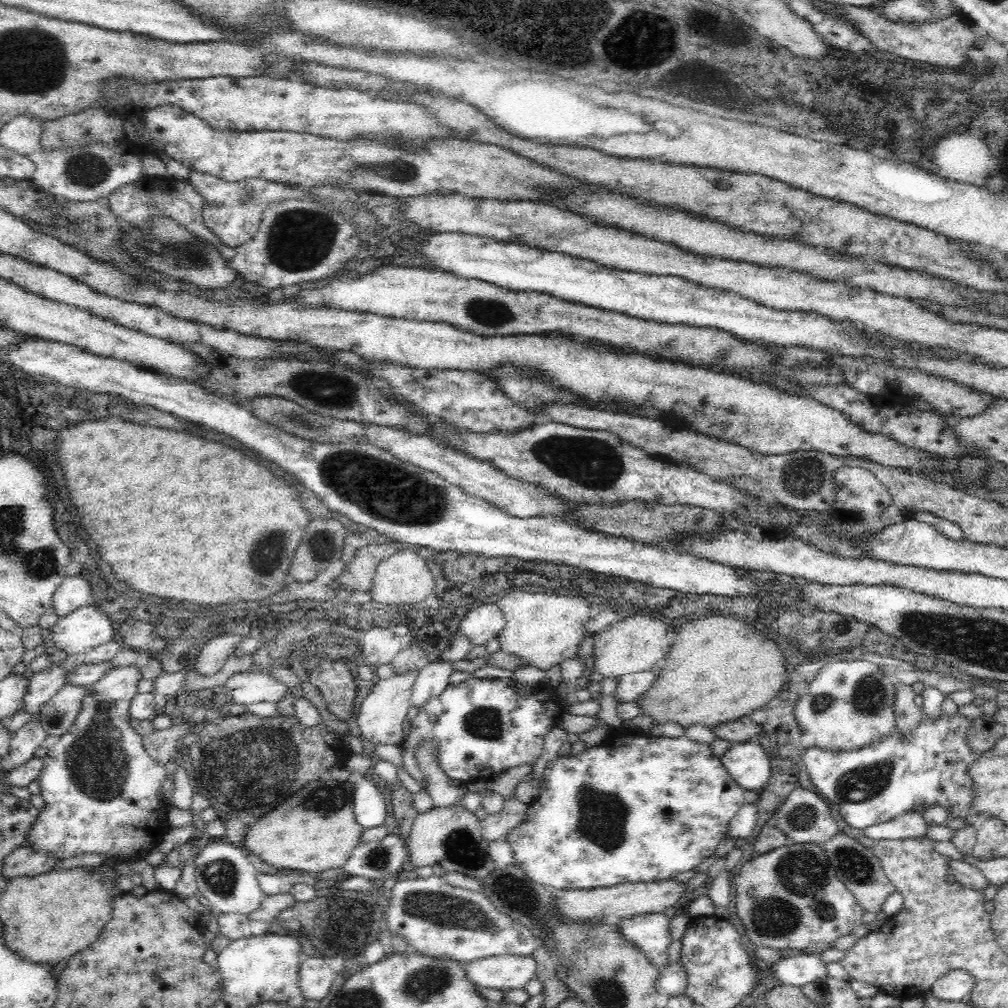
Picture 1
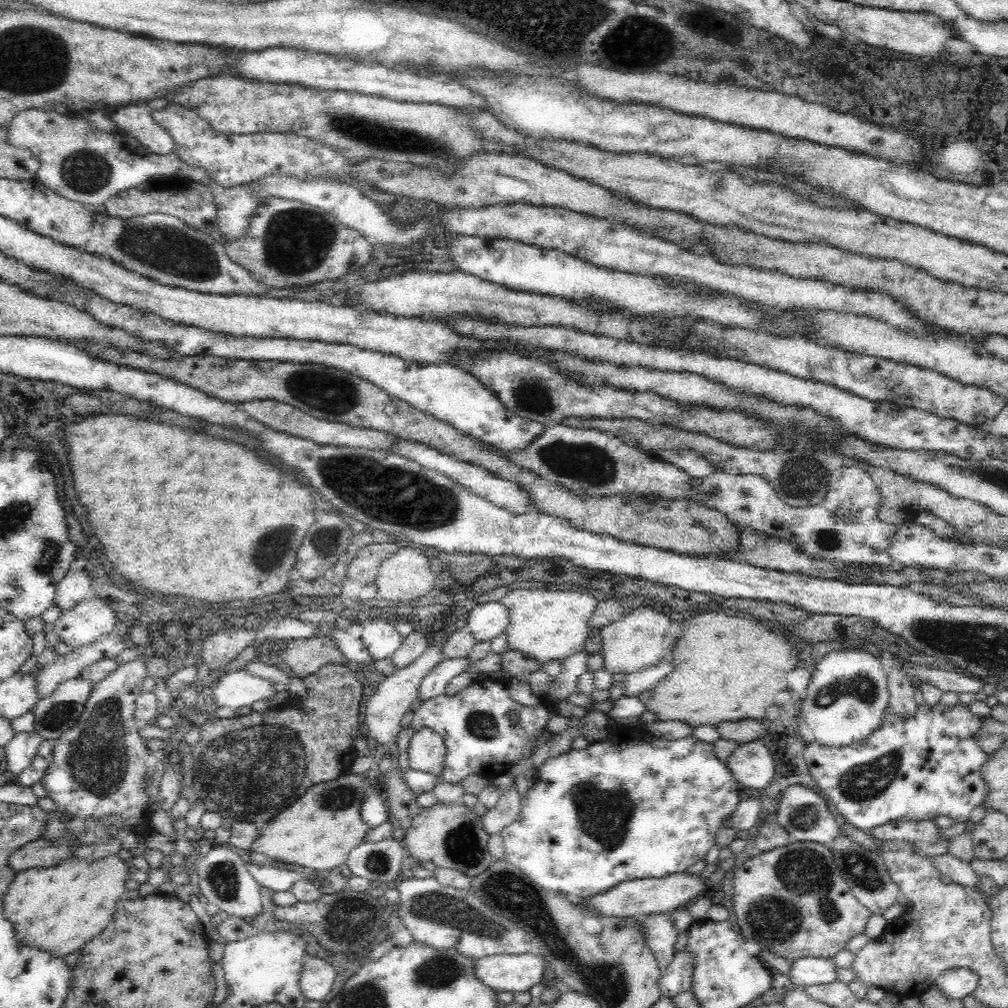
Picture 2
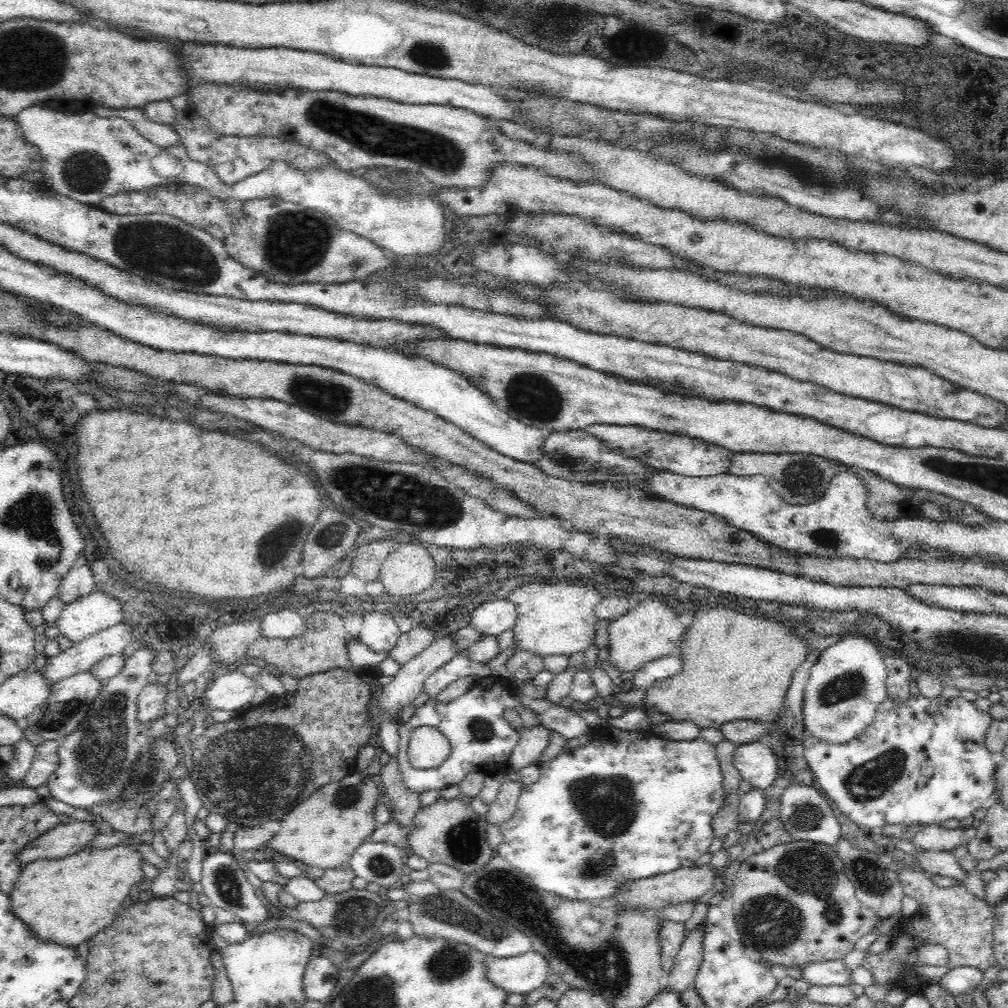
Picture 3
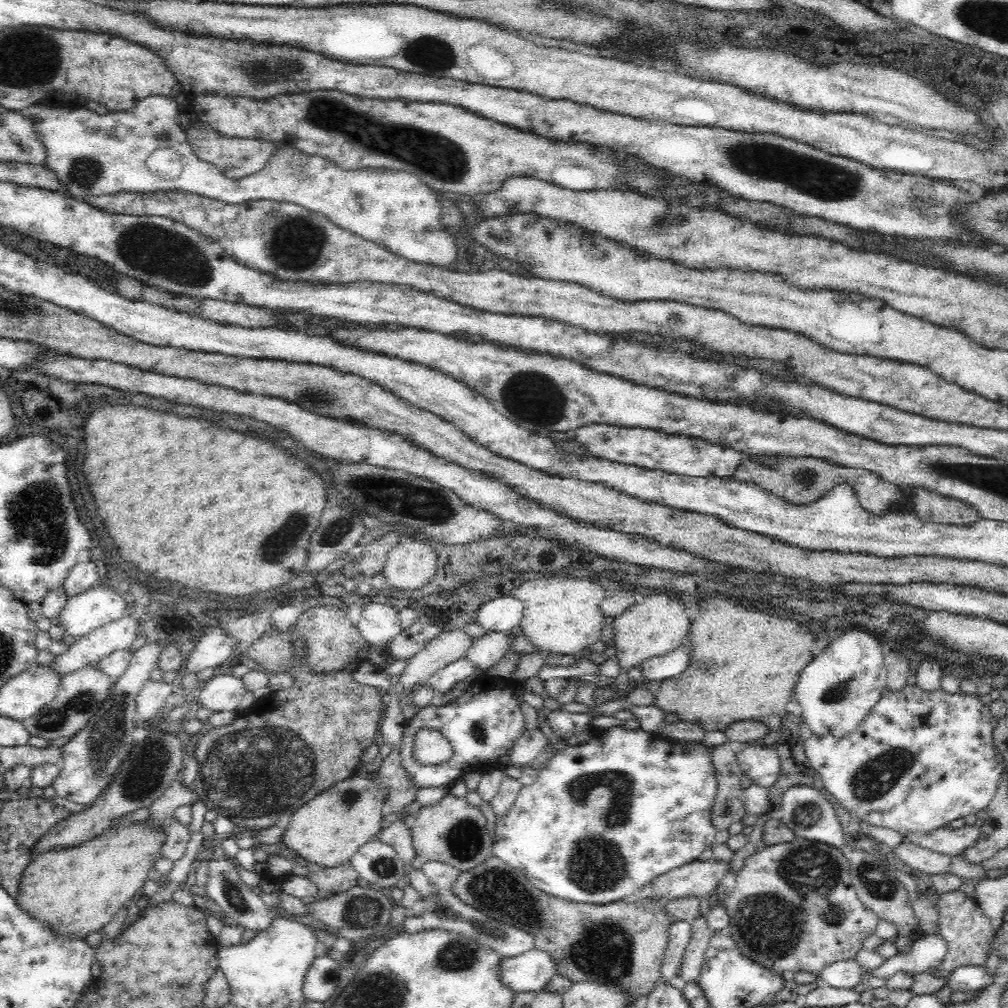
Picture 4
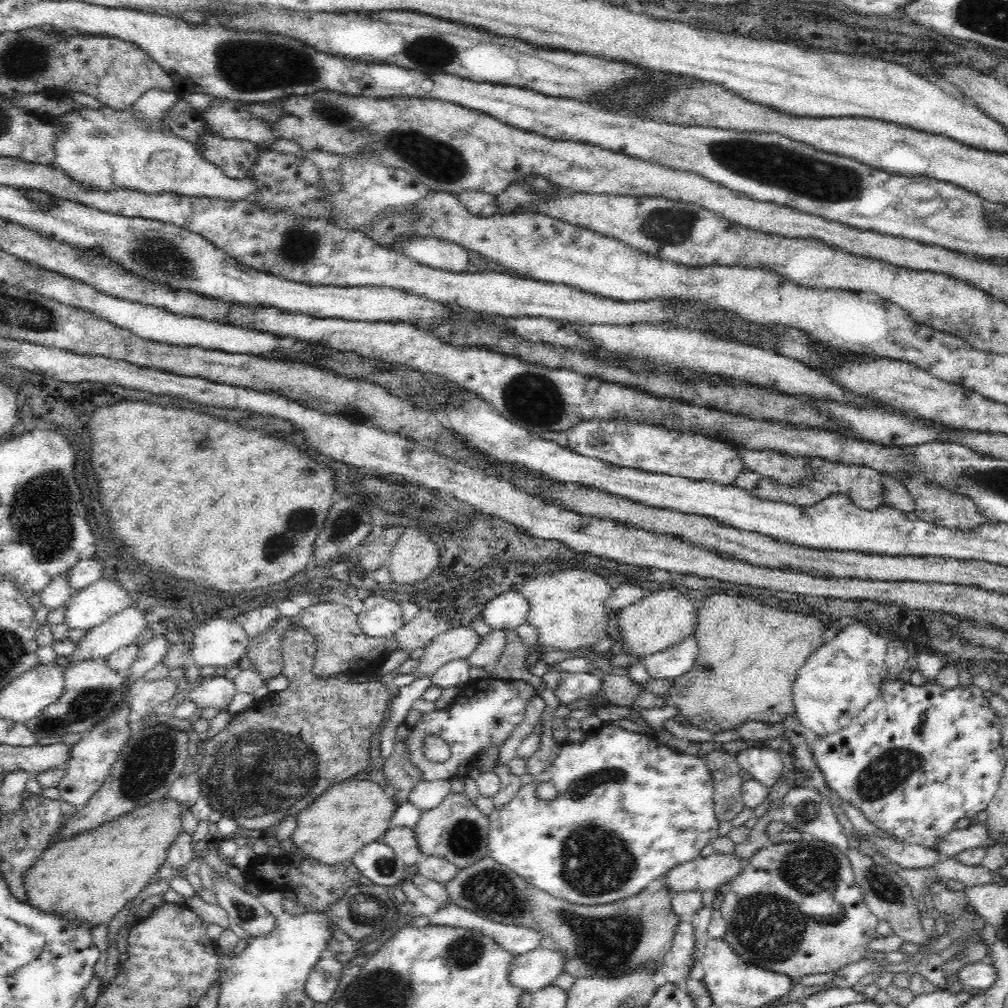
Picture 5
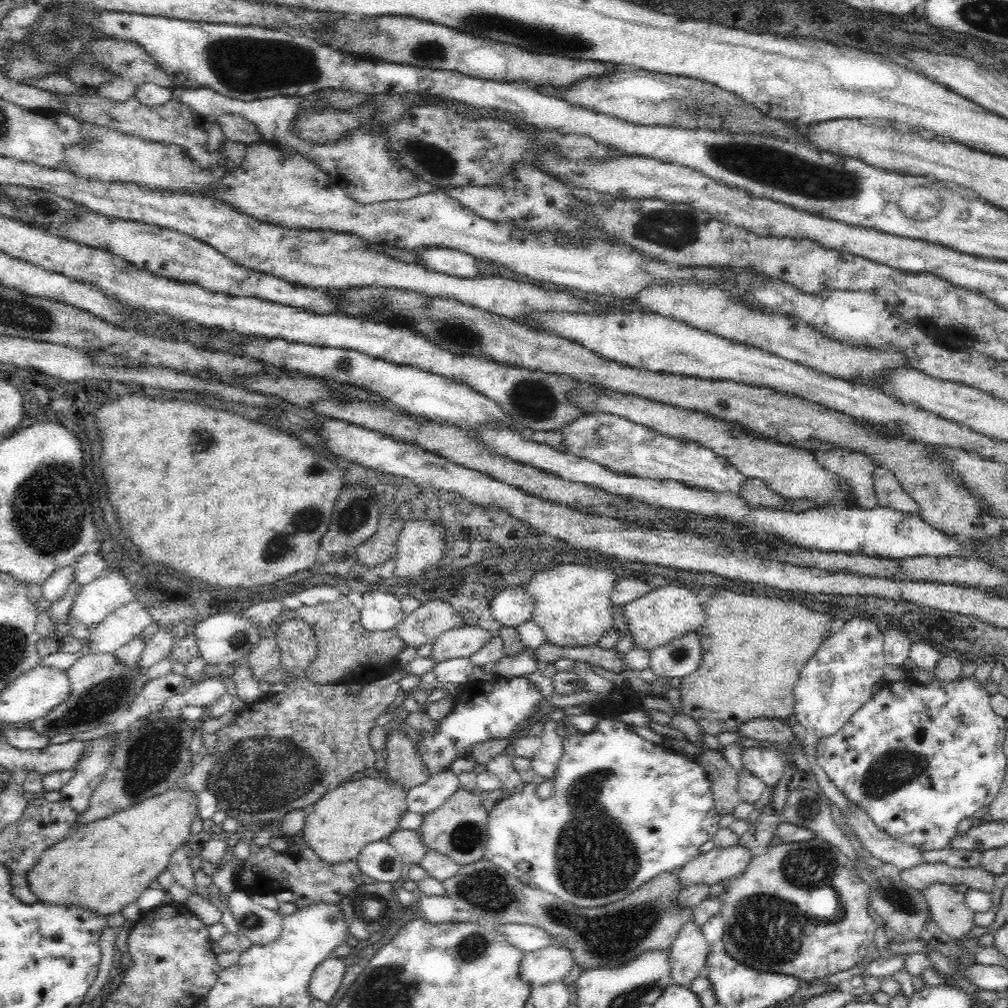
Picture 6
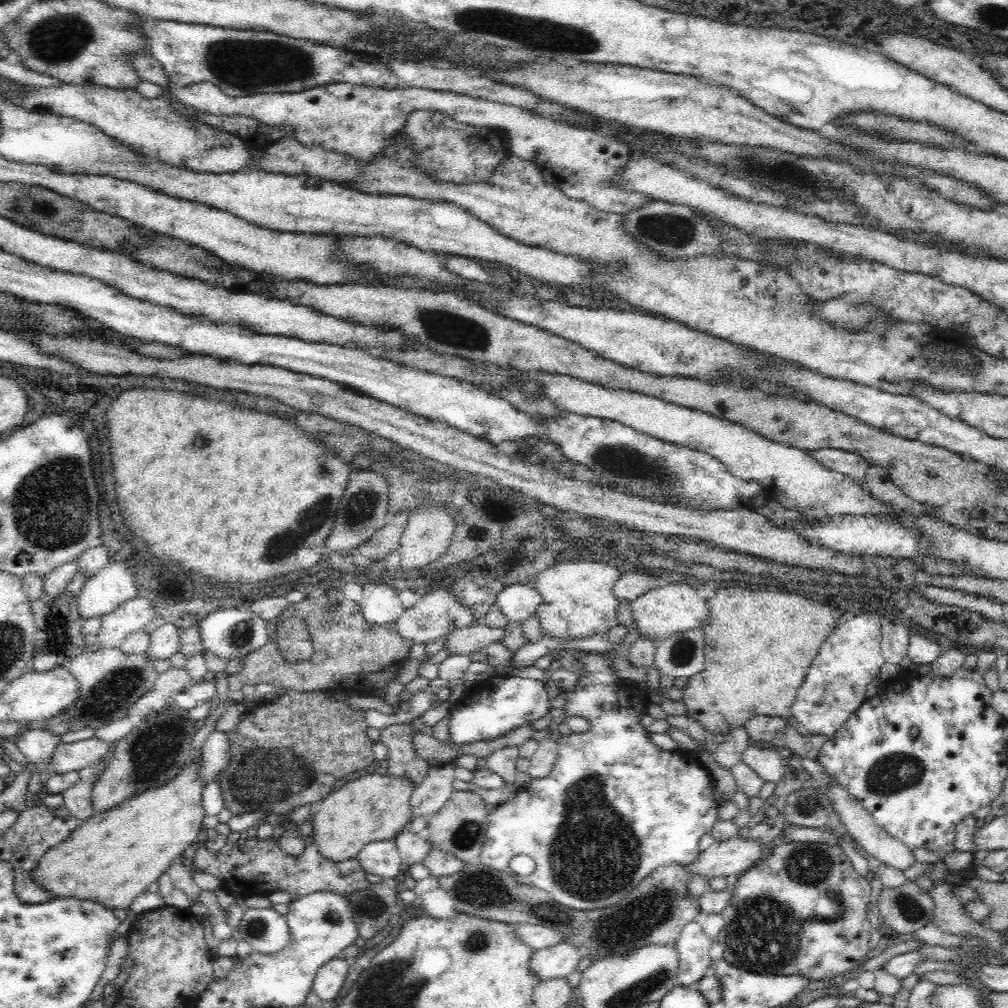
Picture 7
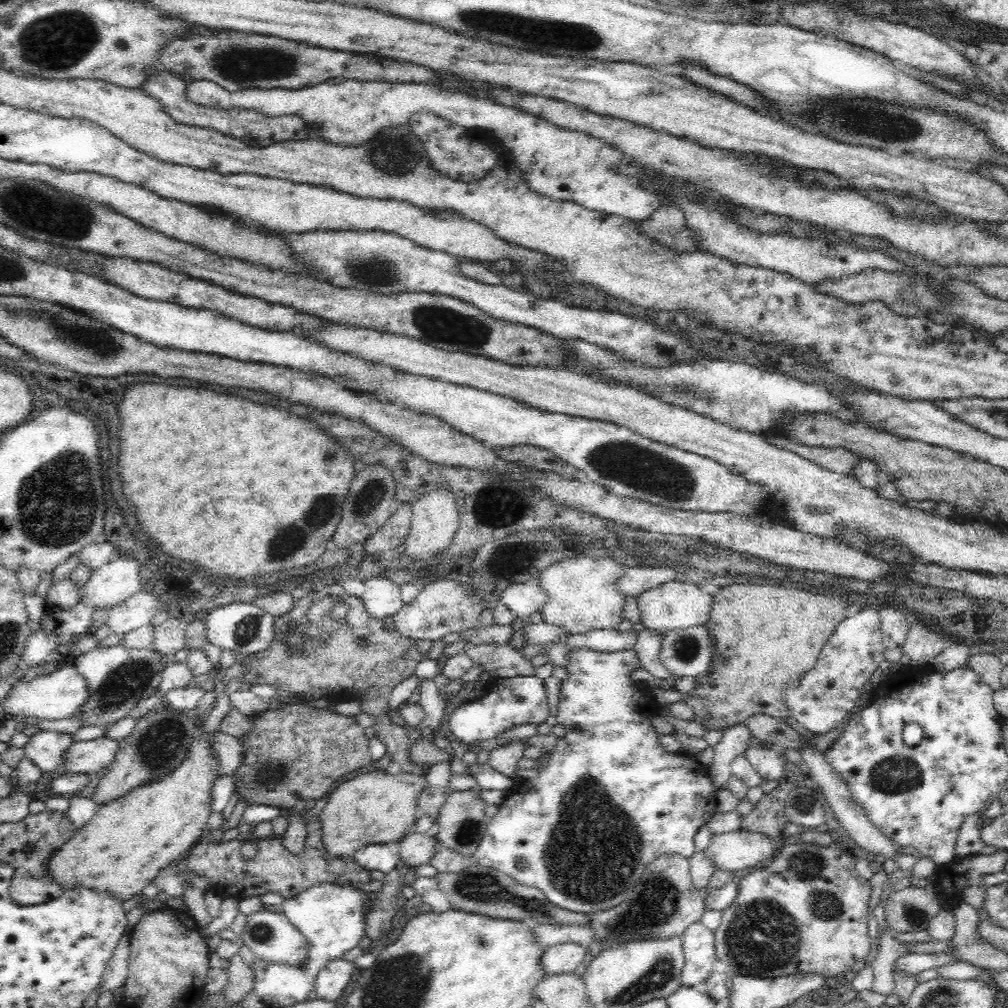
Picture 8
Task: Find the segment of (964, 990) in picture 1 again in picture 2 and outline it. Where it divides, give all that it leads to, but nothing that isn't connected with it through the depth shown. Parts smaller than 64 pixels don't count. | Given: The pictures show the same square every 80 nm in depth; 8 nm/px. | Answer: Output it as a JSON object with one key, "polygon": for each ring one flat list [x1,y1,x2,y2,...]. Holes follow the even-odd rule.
{"polygon":[[964,967,955,968,943,972,936,980,934,986,944,996,961,1000,965,996,972,995,978,984,976,973]]}

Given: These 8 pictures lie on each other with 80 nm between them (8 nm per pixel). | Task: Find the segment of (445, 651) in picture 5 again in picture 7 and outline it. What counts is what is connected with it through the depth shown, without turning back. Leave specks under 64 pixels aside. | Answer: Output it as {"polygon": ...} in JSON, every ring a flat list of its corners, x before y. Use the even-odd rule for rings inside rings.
{"polygon":[[476,624,448,632,443,638,443,647,448,656,470,655,489,644,500,641,501,628]]}

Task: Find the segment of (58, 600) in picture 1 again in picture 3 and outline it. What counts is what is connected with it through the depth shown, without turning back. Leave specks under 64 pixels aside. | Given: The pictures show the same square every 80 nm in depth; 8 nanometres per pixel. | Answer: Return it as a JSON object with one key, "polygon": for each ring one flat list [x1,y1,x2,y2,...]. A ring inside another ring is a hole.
{"polygon":[[73,565,62,578,60,586,57,588,56,597,66,606,77,598,88,596,95,590,93,573,86,565]]}

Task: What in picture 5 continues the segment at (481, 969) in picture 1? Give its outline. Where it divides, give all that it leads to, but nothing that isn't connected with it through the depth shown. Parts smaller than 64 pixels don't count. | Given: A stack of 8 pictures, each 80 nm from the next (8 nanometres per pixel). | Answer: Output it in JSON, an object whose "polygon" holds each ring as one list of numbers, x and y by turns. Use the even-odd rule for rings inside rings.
{"polygon":[[537,947,531,952,515,956,508,966,508,981,510,981,510,985,533,994,537,990,552,985,556,977,564,972,564,964,565,961,560,954,546,948]]}

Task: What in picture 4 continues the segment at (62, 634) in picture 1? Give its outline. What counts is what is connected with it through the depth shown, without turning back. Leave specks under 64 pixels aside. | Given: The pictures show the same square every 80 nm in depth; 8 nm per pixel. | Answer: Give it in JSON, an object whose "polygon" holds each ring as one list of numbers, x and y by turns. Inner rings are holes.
{"polygon":[[96,583,94,587,86,590,82,594,77,594,74,598,69,598,58,616,58,626,66,635,73,636,75,639,82,638,92,630,99,629,101,626,114,622,124,616,126,602,109,587]]}

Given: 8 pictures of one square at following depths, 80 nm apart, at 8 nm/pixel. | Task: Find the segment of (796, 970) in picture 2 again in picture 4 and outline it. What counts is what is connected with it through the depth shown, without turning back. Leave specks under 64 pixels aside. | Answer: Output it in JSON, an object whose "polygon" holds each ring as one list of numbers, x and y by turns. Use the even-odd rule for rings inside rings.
{"polygon":[[852,959,840,960,824,966,822,970,814,972,814,975,818,978,820,985,827,984,839,989,853,989,860,982,862,970,863,968]]}

